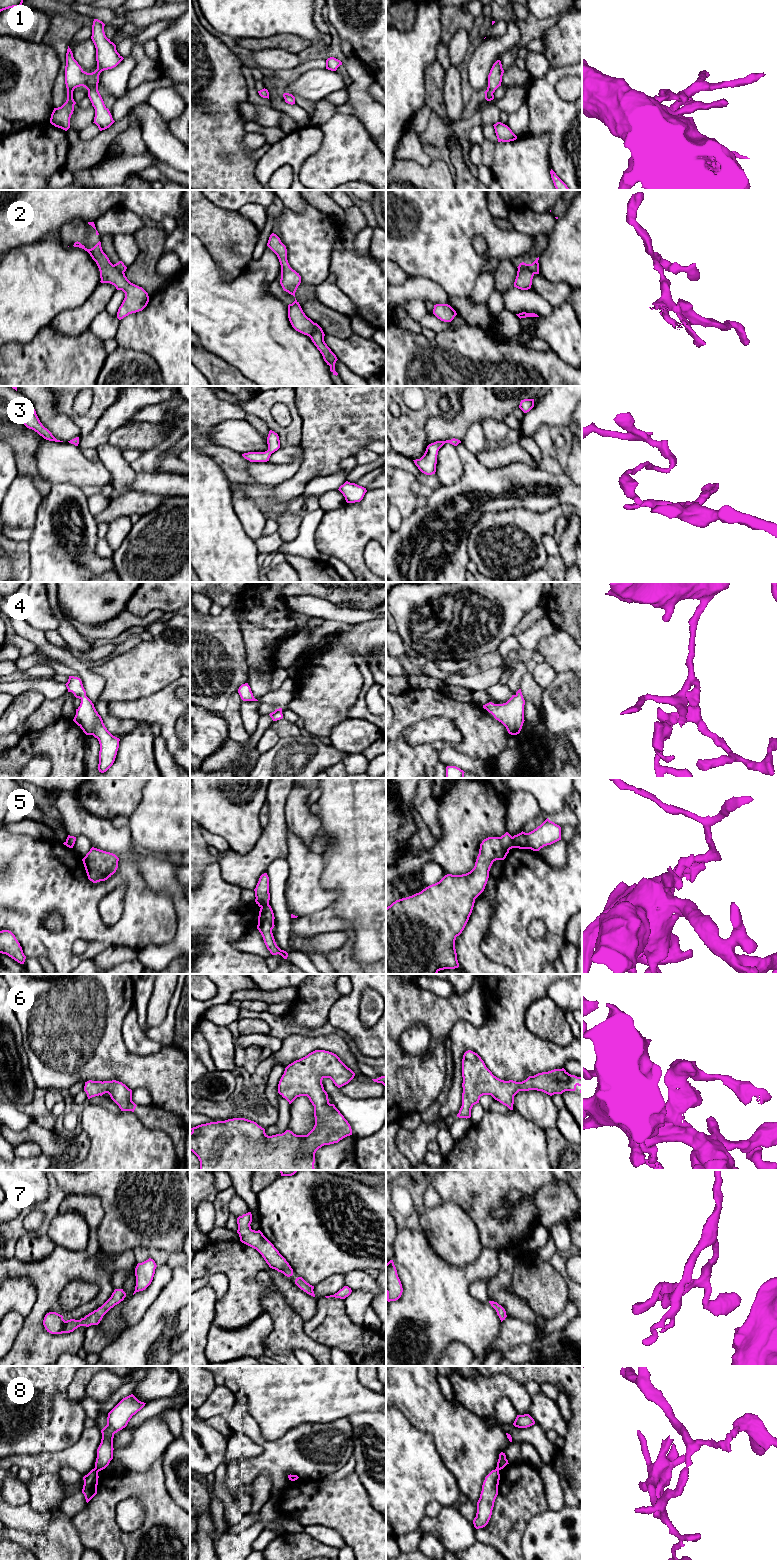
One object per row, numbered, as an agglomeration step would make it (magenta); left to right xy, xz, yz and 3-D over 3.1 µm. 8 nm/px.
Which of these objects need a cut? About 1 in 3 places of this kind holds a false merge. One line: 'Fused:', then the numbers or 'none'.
Fused: 2, 5, 8

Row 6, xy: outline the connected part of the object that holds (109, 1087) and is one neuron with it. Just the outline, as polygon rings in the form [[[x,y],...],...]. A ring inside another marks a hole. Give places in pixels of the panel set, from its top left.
[[[89,1080],[85,1082],[84,1091],[86,1092],[88,1099],[108,1093],[121,1111],[134,1112],[137,1106],[132,1101],[132,1090],[122,1082],[116,1080],[103,1082]]]

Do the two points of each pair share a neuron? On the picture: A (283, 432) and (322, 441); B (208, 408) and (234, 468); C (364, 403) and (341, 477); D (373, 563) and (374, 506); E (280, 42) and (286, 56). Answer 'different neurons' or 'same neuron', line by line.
A: different neurons
B: same neuron
C: different neurons
D: different neurons
E: different neurons

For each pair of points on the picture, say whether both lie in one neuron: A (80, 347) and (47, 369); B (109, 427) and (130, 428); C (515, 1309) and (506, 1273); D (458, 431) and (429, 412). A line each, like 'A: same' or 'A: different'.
A: same
B: different
C: same
D: different

